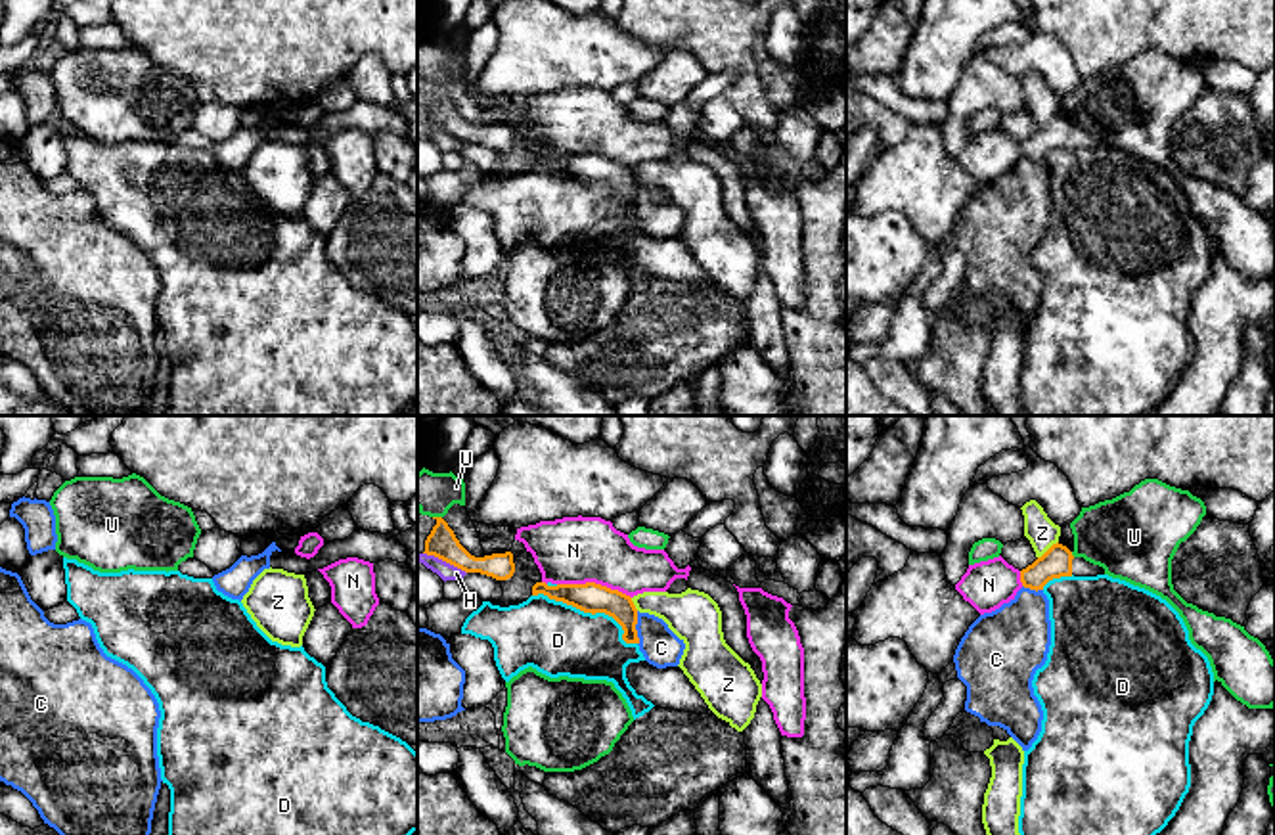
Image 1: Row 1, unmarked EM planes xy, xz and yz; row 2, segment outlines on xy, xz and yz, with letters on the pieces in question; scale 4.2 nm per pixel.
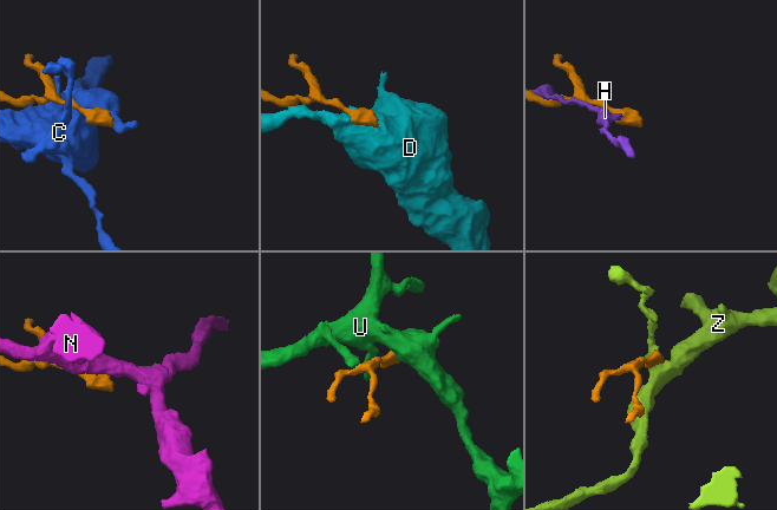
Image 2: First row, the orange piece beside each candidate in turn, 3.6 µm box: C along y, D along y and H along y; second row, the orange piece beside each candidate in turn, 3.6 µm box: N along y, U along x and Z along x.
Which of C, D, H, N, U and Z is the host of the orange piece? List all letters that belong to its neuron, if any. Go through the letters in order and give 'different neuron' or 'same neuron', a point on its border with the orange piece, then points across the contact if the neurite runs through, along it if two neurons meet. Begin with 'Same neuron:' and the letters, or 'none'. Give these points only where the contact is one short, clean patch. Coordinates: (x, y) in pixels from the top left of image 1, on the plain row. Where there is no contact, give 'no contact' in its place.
Same neuron: none
C: different neuron; meets orange in xz at (634, 200)
D: different neuron; meets orange in xz at (590, 182); border along xz (533, 165), (607, 184), (623, 209), (636, 215)
H: different neuron; meets orange in xz at (445, 131)
N: different neuron; meets orange in xz at (594, 154)
U: different neuron; meets orange in yz at (1071, 125)
Z: different neuron; meets orange in yz at (1050, 119); border along yz (1057, 112), (1038, 129)

